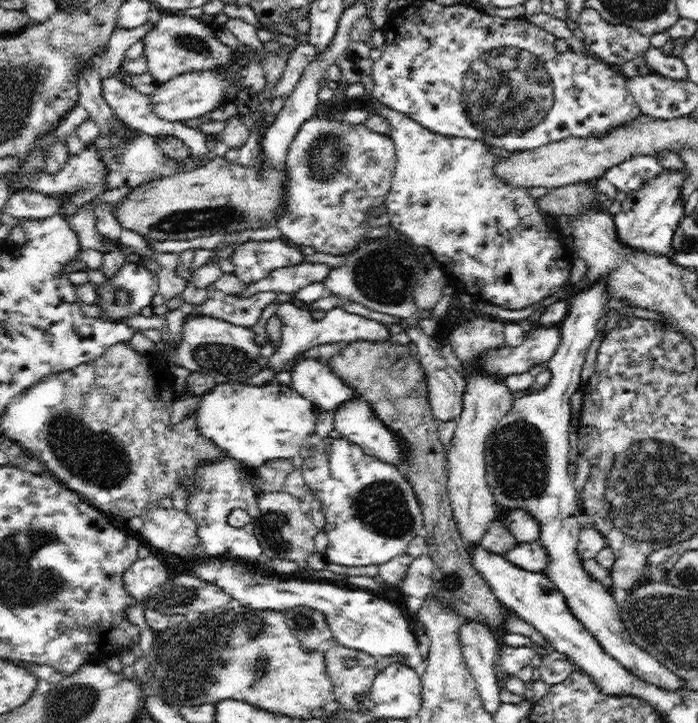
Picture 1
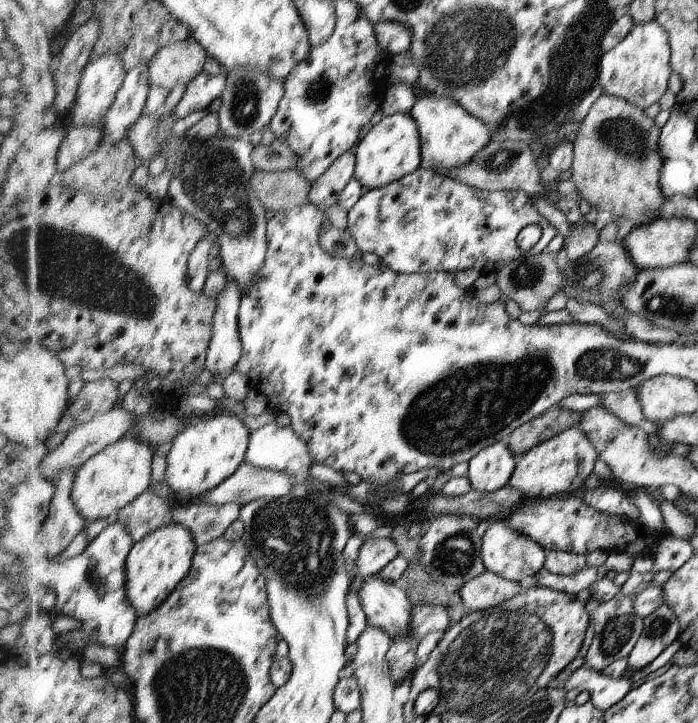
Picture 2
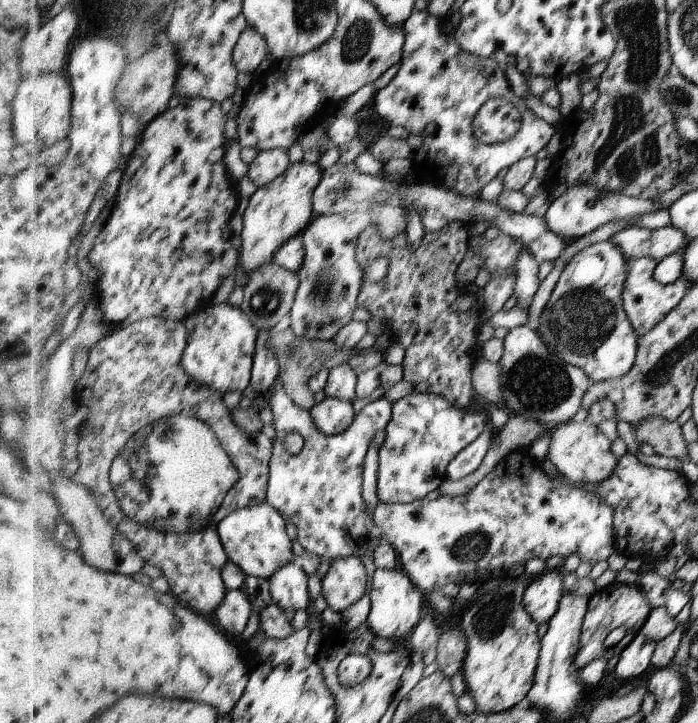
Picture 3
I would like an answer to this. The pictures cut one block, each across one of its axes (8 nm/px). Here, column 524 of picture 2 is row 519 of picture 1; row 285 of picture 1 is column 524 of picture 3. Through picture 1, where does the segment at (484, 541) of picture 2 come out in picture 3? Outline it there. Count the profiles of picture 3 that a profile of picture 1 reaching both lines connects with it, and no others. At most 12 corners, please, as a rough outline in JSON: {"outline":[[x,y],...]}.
{"outline":[[559,570],[532,579],[523,603],[548,624],[564,594]]}

